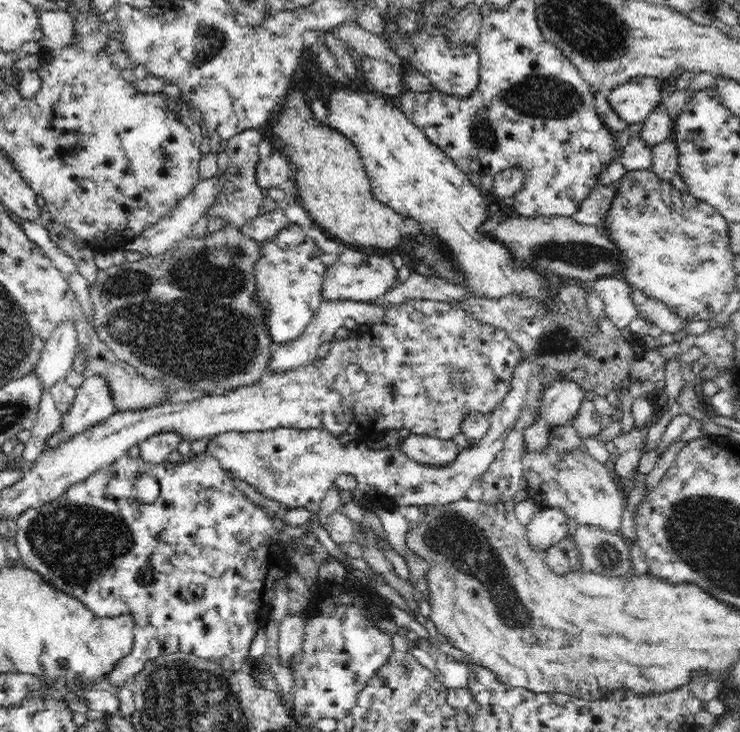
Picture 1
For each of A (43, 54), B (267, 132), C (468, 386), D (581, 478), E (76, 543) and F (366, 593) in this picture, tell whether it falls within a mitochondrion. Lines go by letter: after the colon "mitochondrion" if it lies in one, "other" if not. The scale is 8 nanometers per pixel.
A: other
B: other
C: mitochondrion
D: other
E: mitochondrion
F: other

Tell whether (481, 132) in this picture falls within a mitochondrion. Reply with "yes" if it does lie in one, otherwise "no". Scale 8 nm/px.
yes

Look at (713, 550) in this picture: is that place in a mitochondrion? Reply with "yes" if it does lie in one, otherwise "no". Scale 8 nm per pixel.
yes

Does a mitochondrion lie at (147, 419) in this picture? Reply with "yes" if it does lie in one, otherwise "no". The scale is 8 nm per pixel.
no

